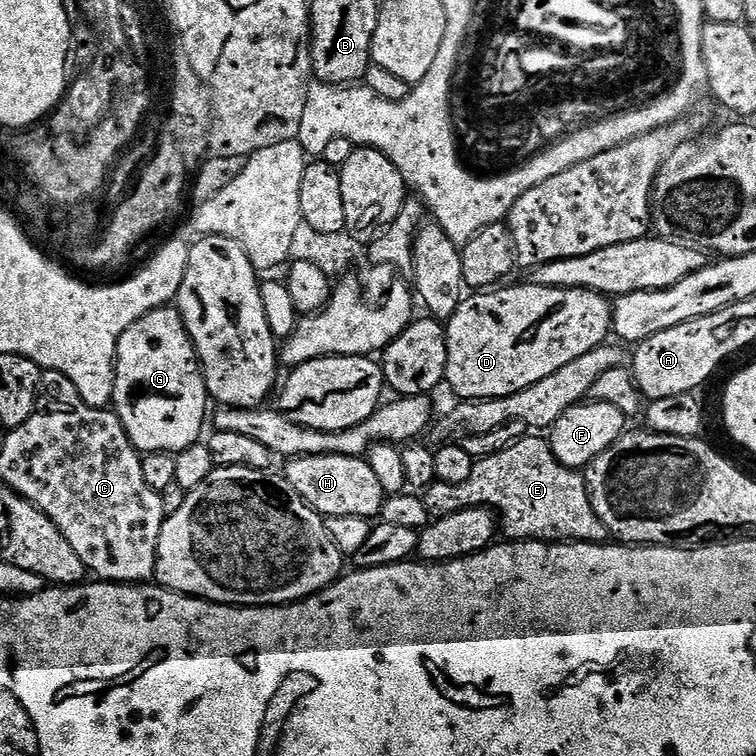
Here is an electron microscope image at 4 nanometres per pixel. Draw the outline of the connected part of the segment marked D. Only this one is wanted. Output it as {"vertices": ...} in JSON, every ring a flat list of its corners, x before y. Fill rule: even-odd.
{"vertices":[[525,282,513,288,500,286,495,290,480,290,461,300,458,310,446,321,446,374,447,387,457,392,461,401,489,400,526,390,534,382,562,370,566,362,582,358,582,354,605,343,612,332,612,304,600,292,581,288,547,288,541,284]]}

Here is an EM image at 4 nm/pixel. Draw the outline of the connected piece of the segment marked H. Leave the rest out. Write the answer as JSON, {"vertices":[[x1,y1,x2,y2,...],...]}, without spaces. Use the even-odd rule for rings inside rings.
{"vertices":[[294,456,282,469,284,480,319,516,354,514,372,520,379,517,385,494,367,459,358,456]]}

